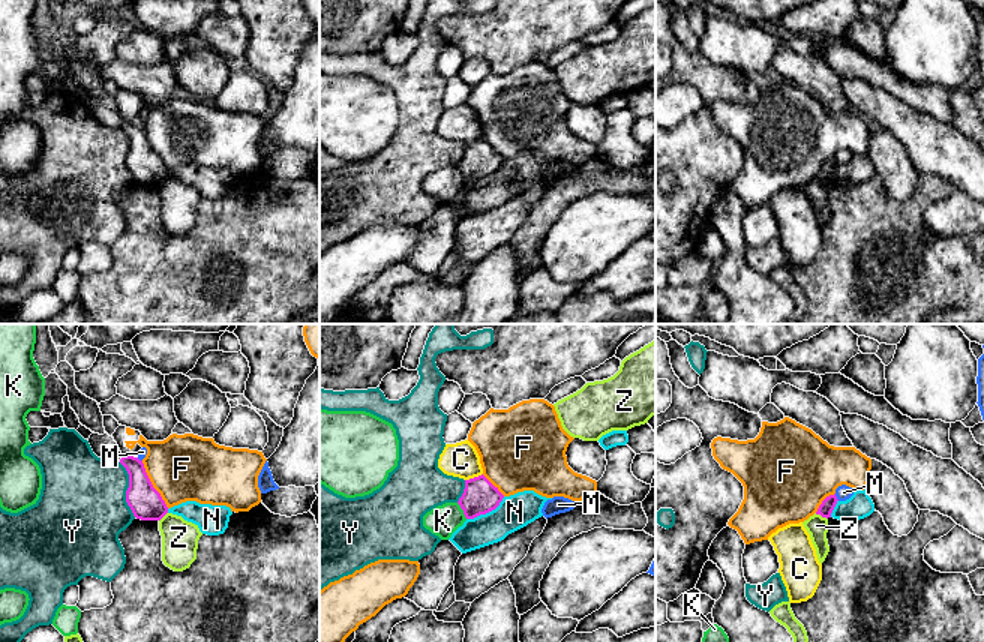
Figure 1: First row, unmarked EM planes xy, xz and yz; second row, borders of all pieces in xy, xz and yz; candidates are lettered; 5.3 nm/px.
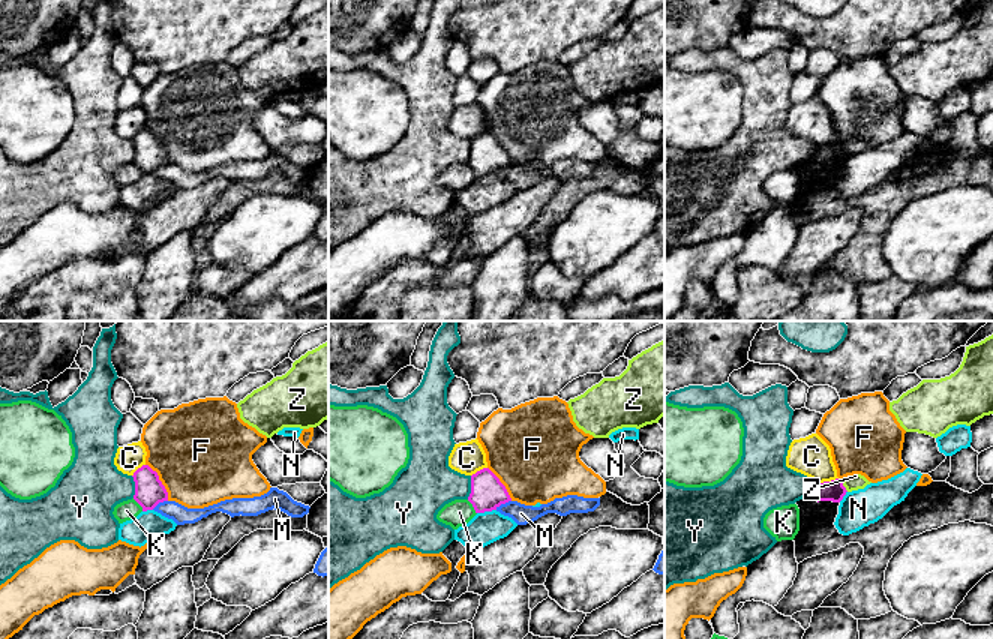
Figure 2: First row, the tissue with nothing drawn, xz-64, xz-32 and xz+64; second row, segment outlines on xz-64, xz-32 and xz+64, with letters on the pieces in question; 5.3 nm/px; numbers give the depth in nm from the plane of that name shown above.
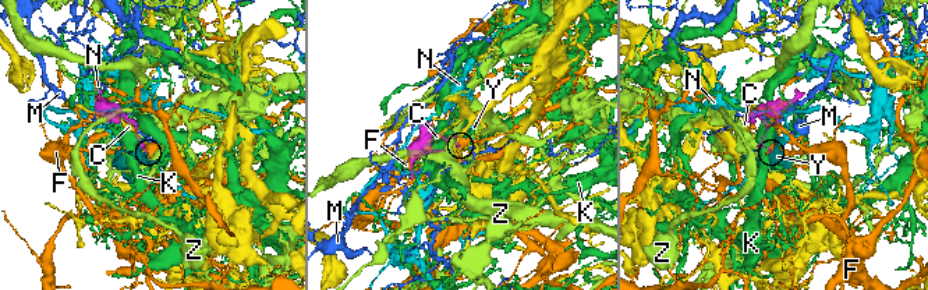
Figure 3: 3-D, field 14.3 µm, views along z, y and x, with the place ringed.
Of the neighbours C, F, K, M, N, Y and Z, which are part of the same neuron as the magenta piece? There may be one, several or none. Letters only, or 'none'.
none

